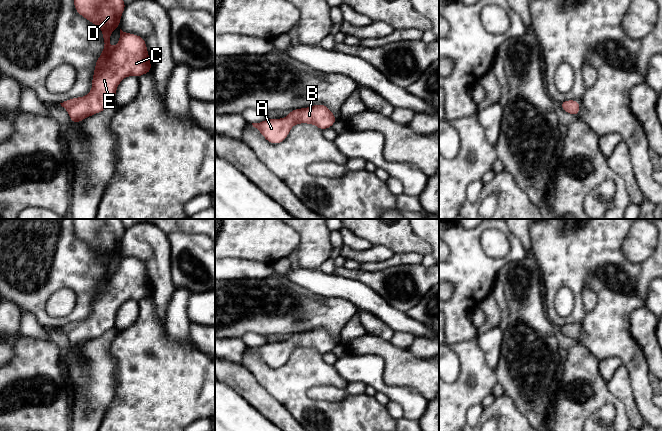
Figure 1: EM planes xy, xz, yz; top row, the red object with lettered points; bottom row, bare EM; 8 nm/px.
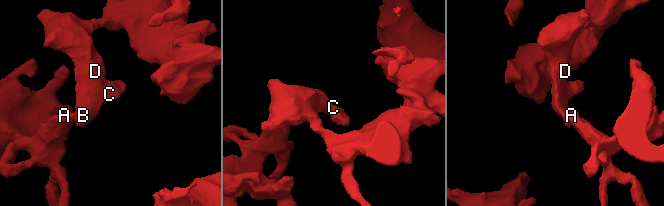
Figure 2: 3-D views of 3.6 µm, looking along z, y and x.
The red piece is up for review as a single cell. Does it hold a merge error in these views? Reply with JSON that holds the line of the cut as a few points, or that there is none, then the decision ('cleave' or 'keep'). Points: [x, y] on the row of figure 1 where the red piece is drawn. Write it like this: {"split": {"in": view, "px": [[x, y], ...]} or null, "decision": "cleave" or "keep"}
{"split": null, "decision": "keep"}

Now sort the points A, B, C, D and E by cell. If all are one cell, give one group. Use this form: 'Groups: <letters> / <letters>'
Groups: A B C D E

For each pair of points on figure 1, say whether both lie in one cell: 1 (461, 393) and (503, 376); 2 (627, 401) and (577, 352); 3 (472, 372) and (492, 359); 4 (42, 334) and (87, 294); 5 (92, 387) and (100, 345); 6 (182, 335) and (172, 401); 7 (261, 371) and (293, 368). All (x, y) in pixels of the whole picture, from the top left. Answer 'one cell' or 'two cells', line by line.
1: two cells
2: two cells
3: two cells
4: two cells
5: one cell
6: two cells
7: one cell

